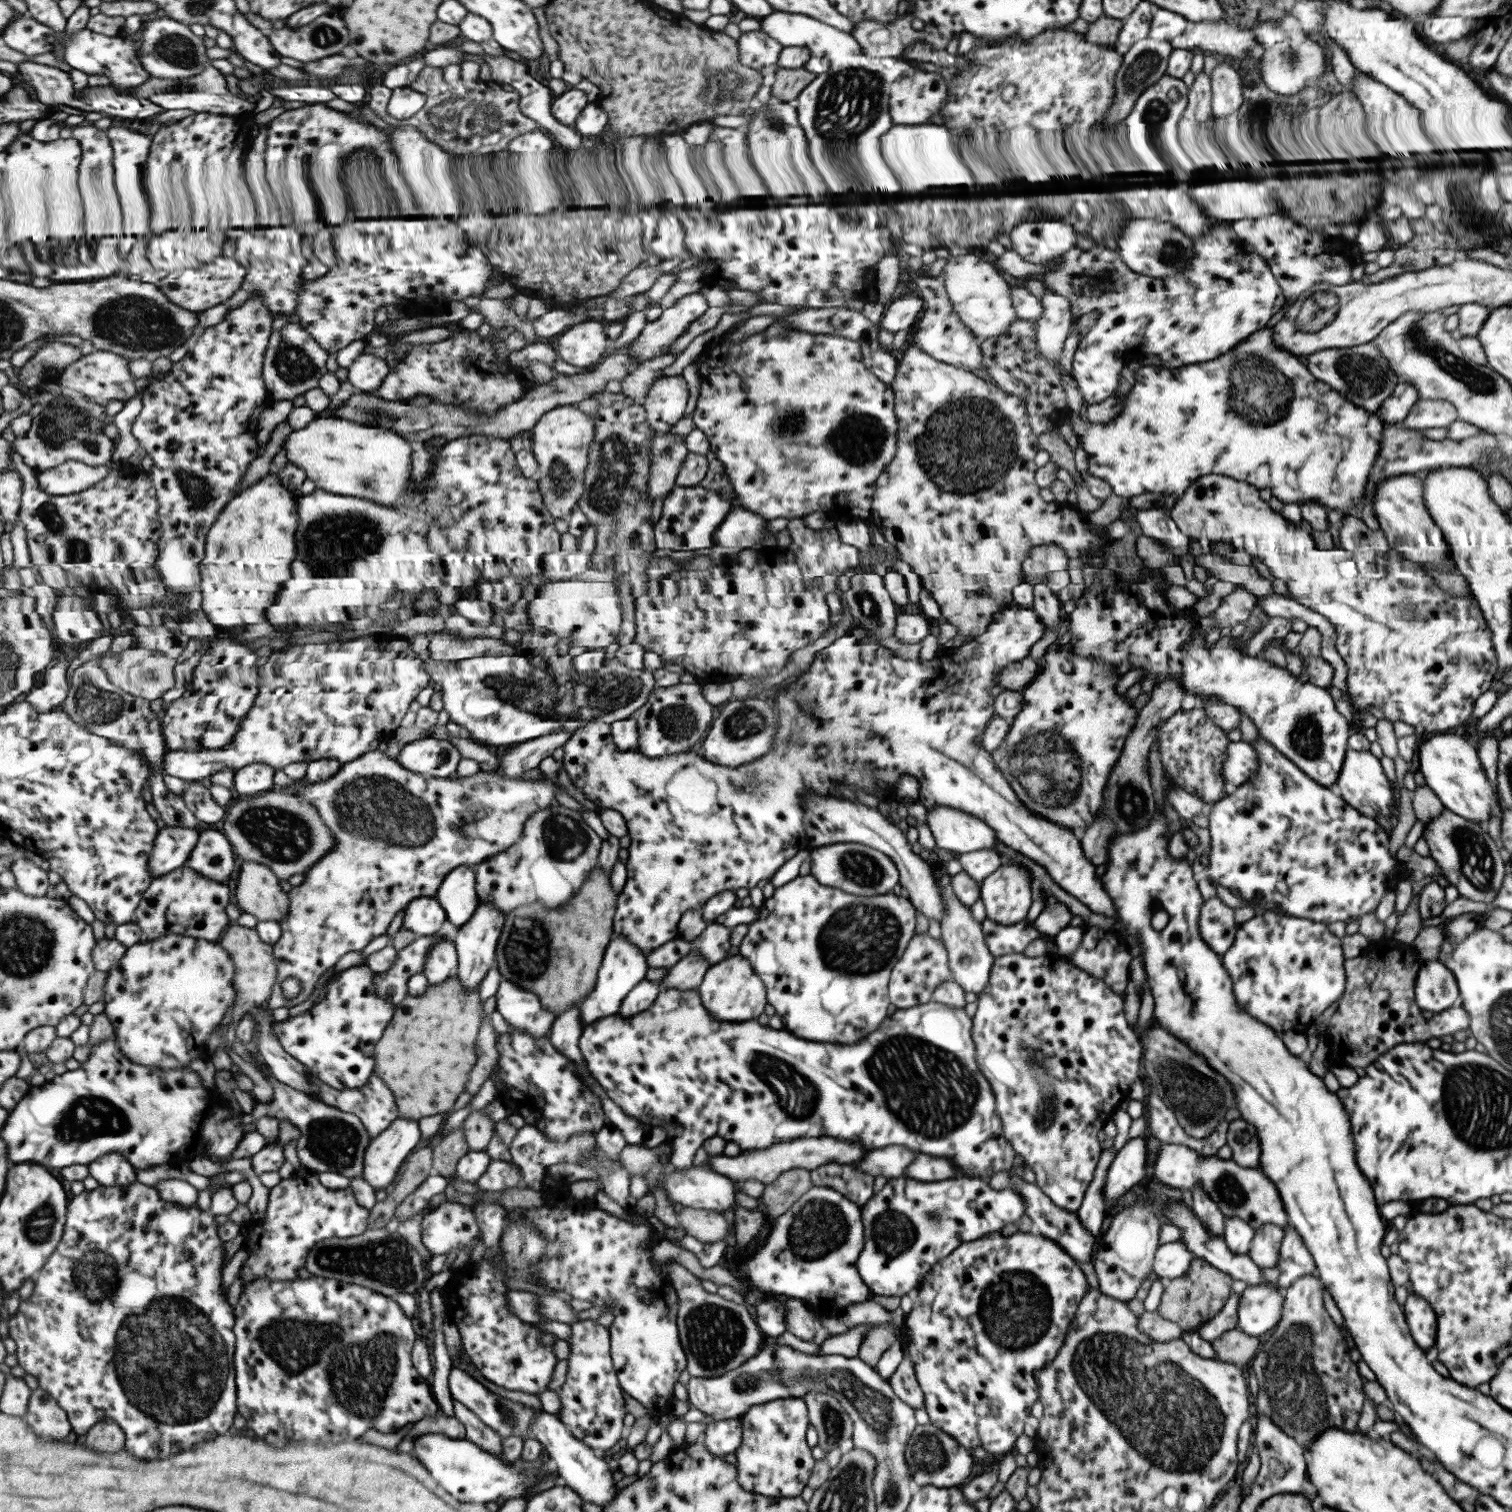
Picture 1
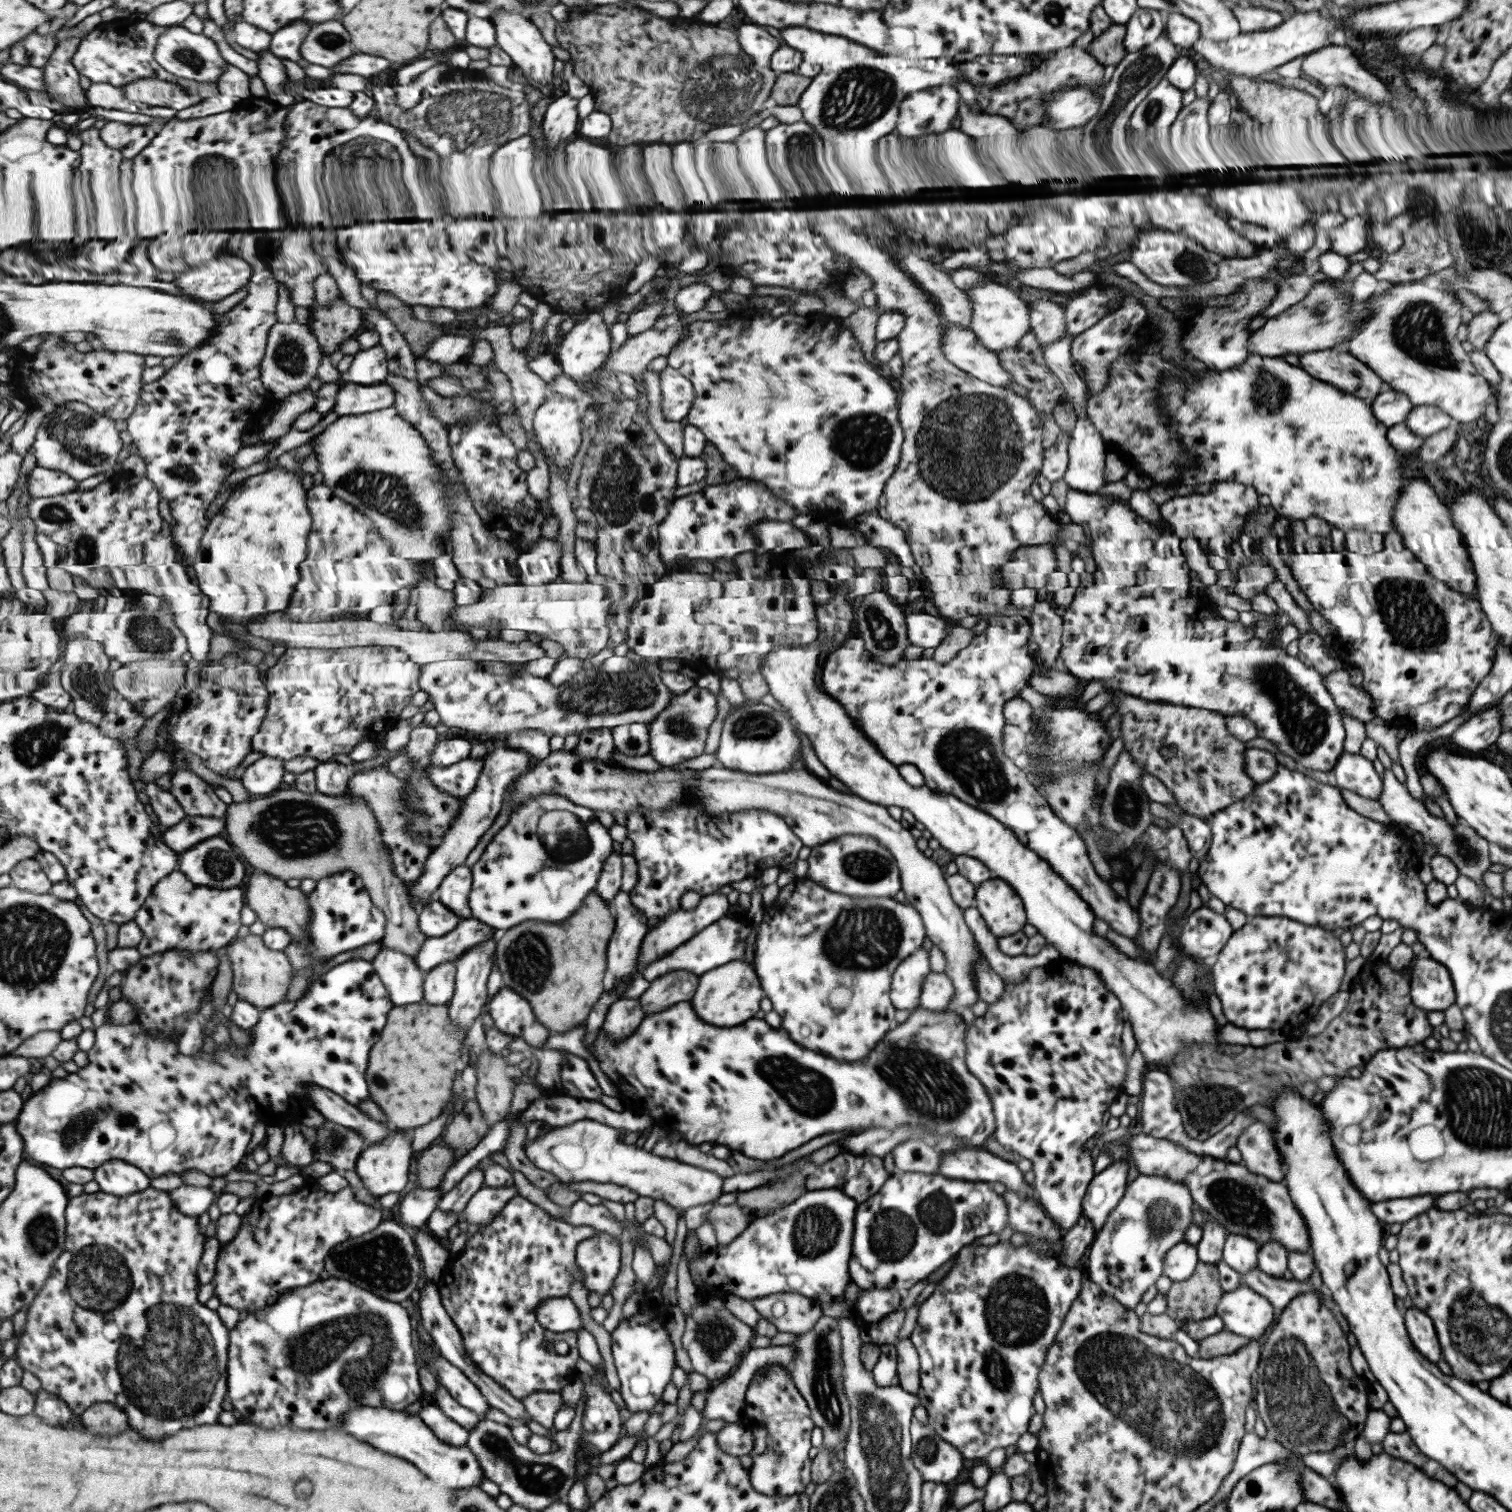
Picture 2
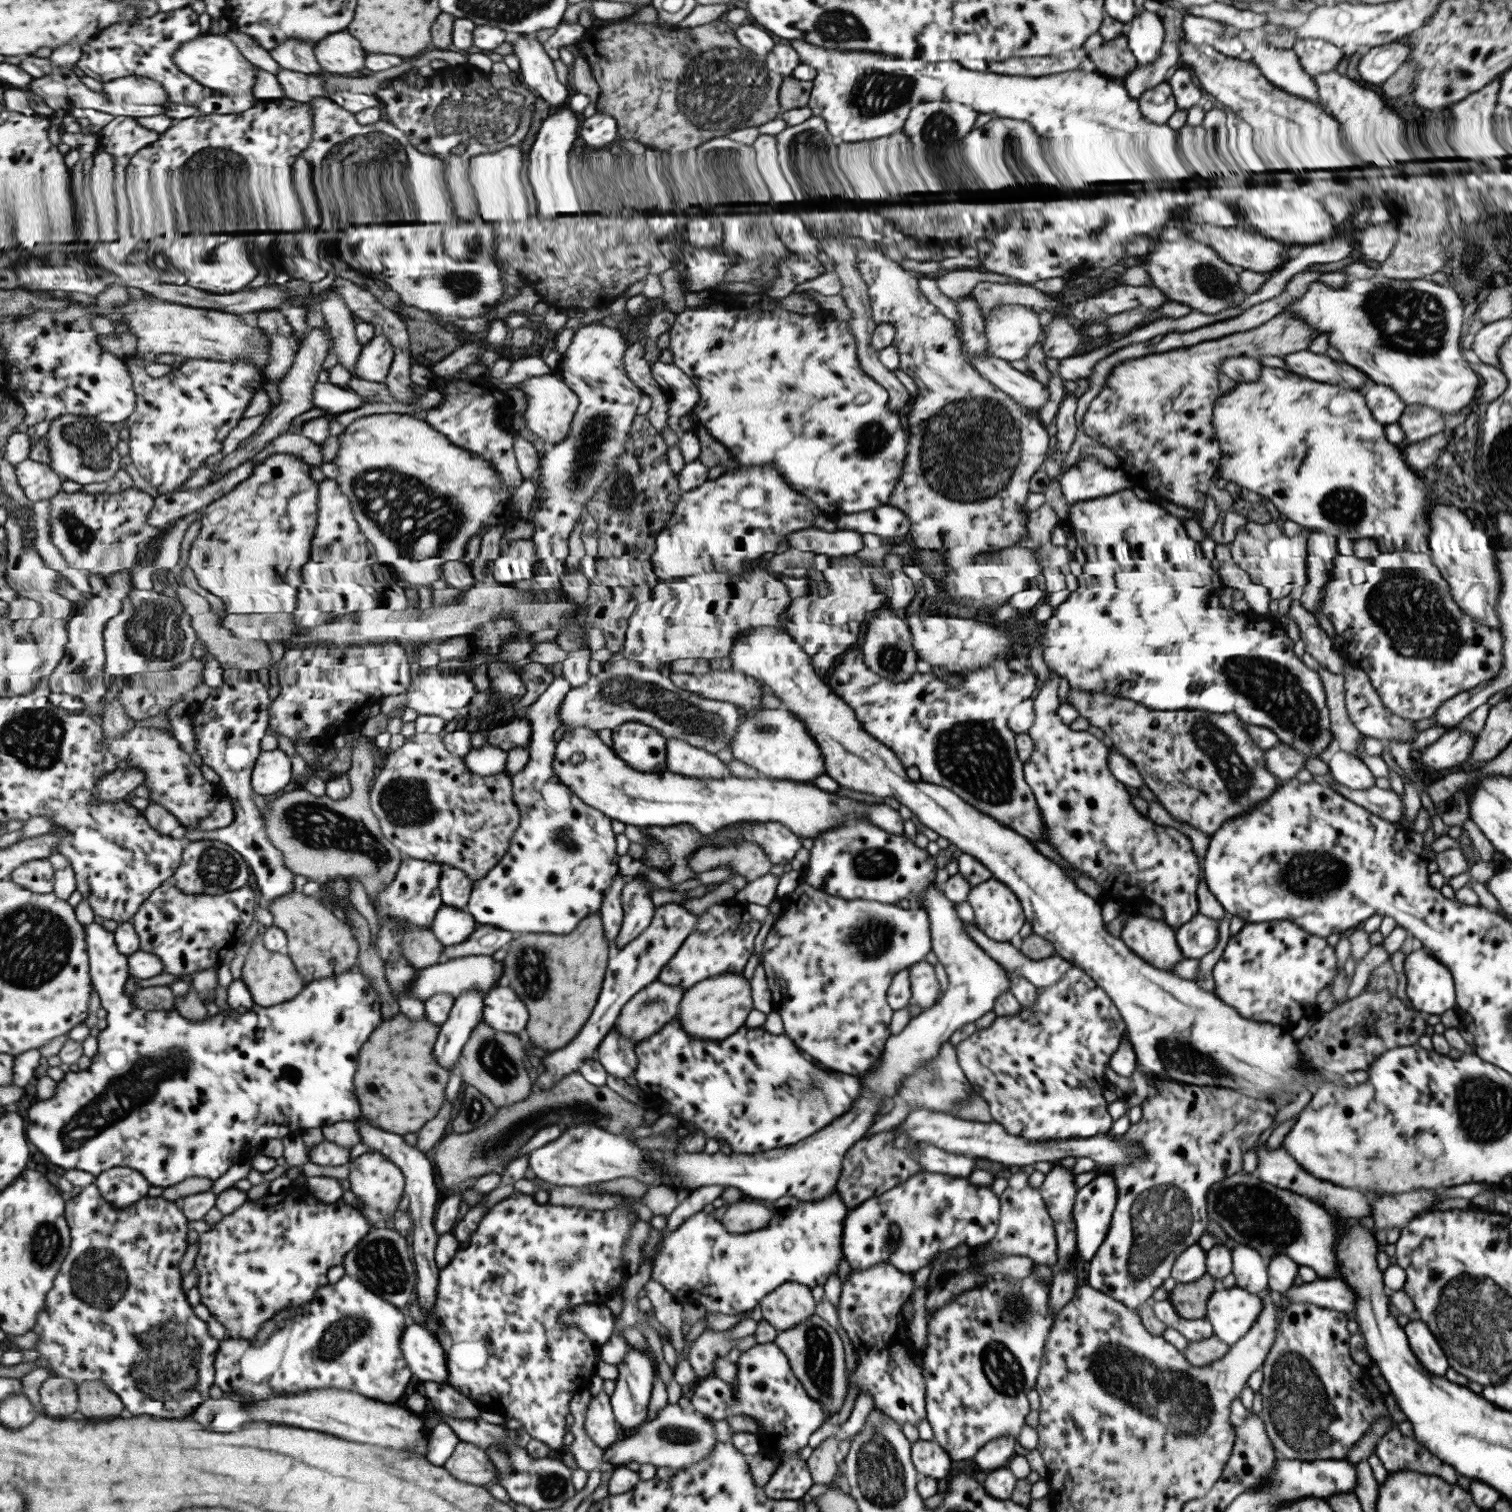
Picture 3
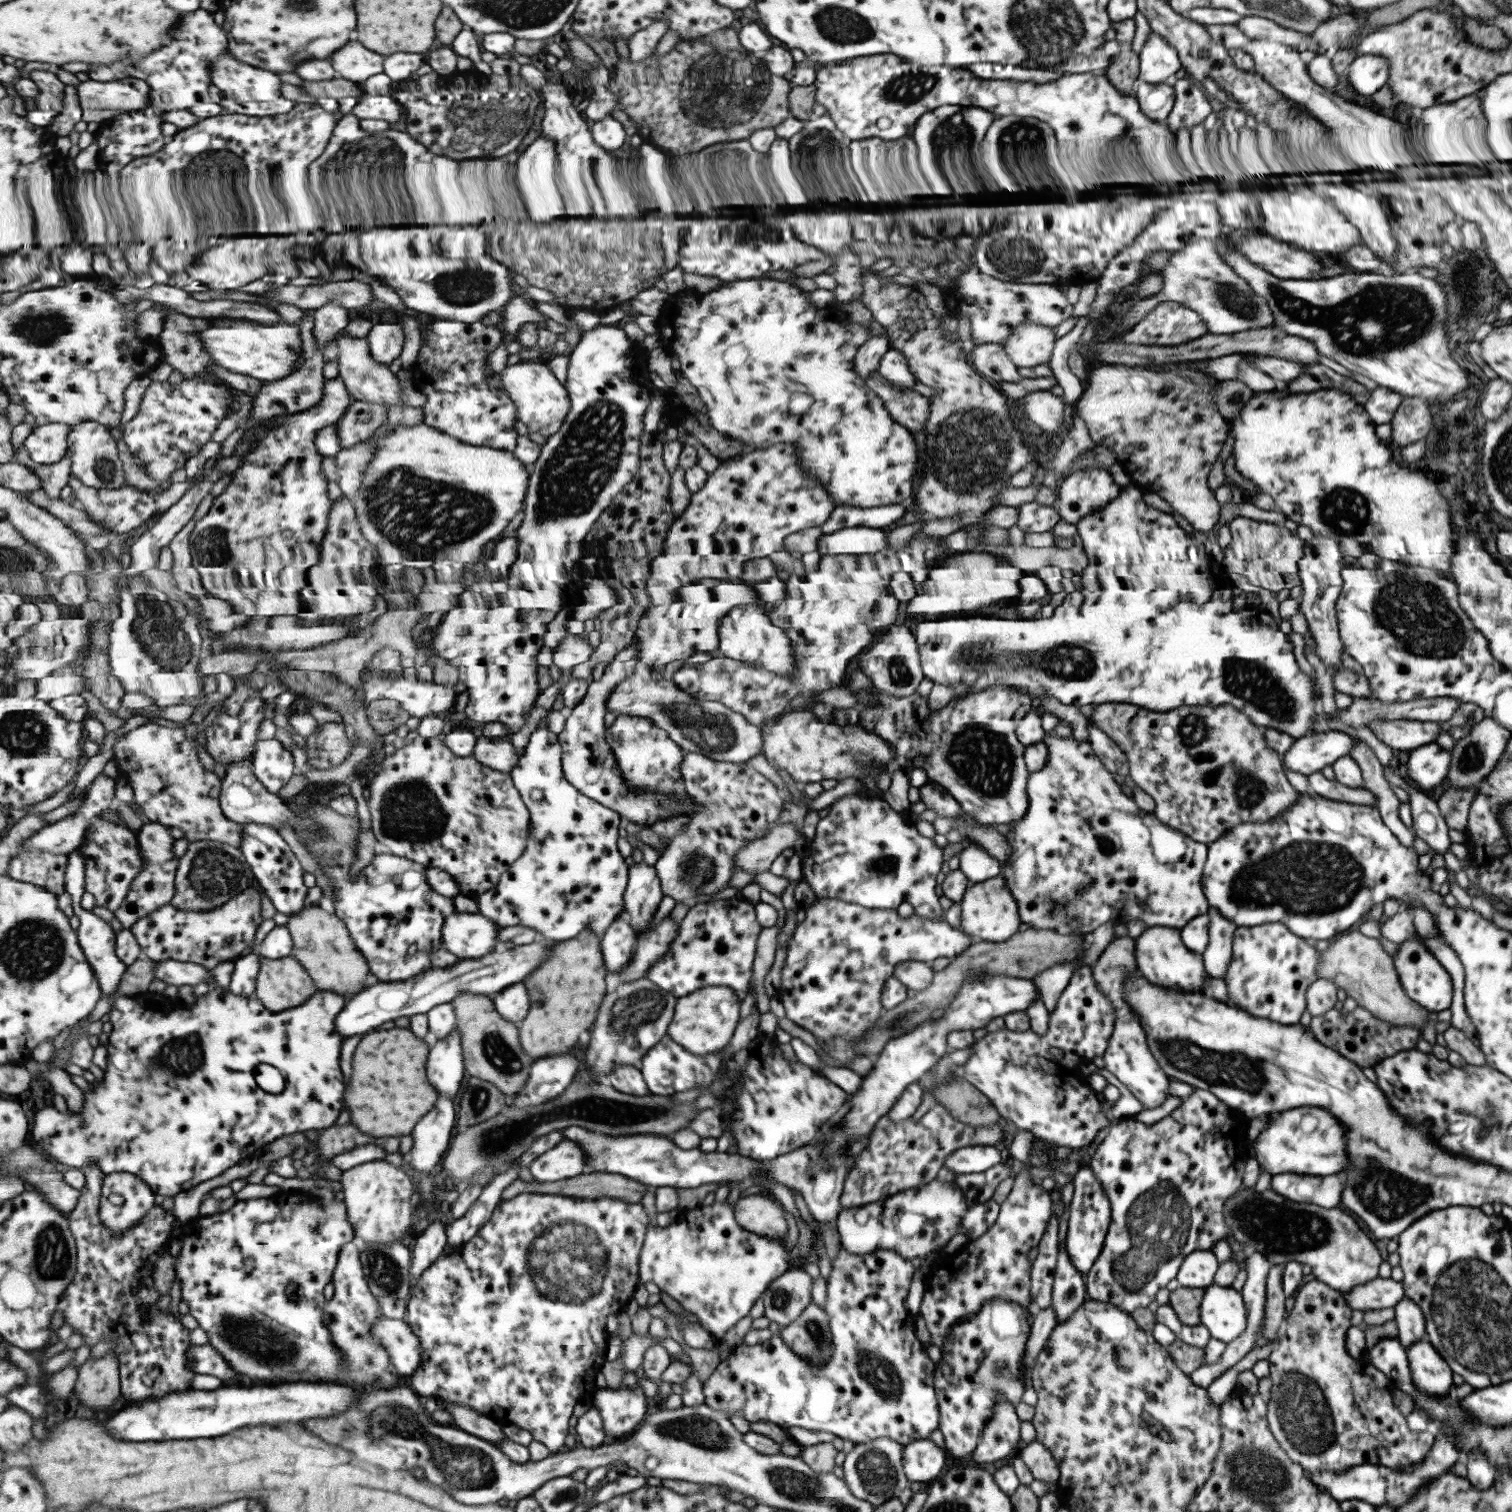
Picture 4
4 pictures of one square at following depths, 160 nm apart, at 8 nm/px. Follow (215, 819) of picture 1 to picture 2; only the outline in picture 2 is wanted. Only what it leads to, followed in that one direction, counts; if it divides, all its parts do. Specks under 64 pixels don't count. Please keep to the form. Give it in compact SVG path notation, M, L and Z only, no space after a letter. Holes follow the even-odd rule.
M185 763L176 766L176 770L169 772L172 774L172 787L169 790L175 795L175 800L183 806L187 816L201 818L224 818L227 815L228 805L215 794L215 785L206 782L189 770Z

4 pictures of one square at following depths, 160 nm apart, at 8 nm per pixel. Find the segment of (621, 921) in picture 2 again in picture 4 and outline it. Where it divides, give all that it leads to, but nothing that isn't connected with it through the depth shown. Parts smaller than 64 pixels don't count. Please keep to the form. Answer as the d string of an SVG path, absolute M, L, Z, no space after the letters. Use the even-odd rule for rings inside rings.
M643 861L628 867L626 892L622 895L625 917L633 931L644 928L662 902L662 885L656 868Z

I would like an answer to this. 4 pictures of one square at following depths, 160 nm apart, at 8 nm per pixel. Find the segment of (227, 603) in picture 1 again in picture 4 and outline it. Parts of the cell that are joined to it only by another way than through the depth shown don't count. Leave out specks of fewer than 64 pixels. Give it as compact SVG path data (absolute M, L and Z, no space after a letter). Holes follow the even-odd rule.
M339 374L326 381L324 399L317 406L295 414L274 416L271 419L276 419L277 424L257 441L247 456L239 456L244 465L233 473L233 482L227 490L213 498L210 510L197 521L192 532L193 566L200 572L203 588L209 595L230 602L235 611L249 617L299 614L302 589L308 585L307 570L322 559L322 542L330 527L333 504L327 492L330 474L323 470L324 456L319 452L316 436L326 426L337 426L353 401Z

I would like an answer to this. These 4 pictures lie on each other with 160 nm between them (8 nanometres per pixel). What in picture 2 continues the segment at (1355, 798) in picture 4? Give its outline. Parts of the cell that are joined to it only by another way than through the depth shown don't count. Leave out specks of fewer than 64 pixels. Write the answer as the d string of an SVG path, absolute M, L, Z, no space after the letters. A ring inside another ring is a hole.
M1385 769L1382 776L1382 791L1377 802L1381 806L1384 813L1391 818L1392 824L1402 823L1409 829L1415 832L1416 837L1424 844L1434 846L1434 851L1439 856L1444 856L1453 862L1457 867L1458 874L1470 878L1477 886L1482 894L1481 905L1484 908L1491 909L1503 913L1502 900L1494 898L1490 894L1486 894L1482 888L1483 873L1489 870L1491 862L1489 861L1489 843L1484 838L1481 838L1464 820L1457 818L1455 825L1452 827L1447 823L1447 820L1435 818L1431 816L1425 809L1425 806L1419 800L1412 798L1407 792L1405 785L1396 779L1392 770Z

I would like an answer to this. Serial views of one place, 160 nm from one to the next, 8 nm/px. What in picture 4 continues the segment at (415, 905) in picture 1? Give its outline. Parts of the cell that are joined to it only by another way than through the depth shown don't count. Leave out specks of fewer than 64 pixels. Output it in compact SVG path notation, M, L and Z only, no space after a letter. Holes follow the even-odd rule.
M453 911L451 916L446 918L446 923L442 928L444 948L455 953L460 959L481 958L502 949L501 940L498 940L498 932L501 927L503 926L499 926L483 913Z

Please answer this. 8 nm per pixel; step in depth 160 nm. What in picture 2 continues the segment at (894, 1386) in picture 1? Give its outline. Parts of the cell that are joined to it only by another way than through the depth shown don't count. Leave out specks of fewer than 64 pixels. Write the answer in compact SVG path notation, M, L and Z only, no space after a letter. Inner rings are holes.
M909 1338L899 1339L896 1348L896 1378L905 1392L916 1395L919 1388L918 1354Z

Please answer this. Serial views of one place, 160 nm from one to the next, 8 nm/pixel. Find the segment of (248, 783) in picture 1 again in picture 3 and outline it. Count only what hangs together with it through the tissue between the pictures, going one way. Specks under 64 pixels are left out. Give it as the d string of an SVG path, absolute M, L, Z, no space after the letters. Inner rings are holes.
M263 750L255 765L252 785L260 795L277 794L291 780L291 757L283 750Z

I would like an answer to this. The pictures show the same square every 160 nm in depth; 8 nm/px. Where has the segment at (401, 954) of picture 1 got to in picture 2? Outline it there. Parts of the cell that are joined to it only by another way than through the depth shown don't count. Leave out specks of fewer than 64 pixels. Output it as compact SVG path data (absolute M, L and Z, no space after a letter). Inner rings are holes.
M473 917L462 919L454 931L442 937L429 937L414 959L417 966L428 973L444 962L456 962L461 955L475 950L477 944L483 944L493 937L498 937L499 940L500 934L500 930L482 920Z

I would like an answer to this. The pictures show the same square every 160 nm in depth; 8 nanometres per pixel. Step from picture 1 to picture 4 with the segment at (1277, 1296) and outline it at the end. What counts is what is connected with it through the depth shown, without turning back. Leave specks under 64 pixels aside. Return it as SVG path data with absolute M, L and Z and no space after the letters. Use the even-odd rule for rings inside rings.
M1208 1286L1203 1292L1199 1305L1199 1316L1200 1323L1208 1330L1210 1338L1215 1338L1215 1340L1225 1343L1230 1343L1238 1338L1245 1330L1247 1322L1246 1308L1241 1294L1230 1286Z

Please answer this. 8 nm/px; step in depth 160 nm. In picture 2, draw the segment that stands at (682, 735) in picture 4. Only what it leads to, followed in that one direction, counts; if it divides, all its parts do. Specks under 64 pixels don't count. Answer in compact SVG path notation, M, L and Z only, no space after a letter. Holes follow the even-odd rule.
M615 655L605 658L599 664L599 668L588 667L582 674L577 675L576 679L563 686L553 686L548 678L539 678L529 672L493 674L487 672L485 664L471 659L441 661L423 666L419 686L423 692L427 692L428 699L433 702L434 709L441 715L443 724L476 733L489 745L507 739L511 733L532 729L541 730L551 738L559 736L564 739L574 733L580 734L582 731L599 728L611 730L631 723L648 725L675 698L657 674L639 669L625 656Z

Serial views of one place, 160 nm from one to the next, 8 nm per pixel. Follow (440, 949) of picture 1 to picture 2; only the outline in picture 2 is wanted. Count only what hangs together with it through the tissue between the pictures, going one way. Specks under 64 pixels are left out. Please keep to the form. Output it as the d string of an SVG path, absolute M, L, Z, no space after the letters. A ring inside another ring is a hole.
M444 962L430 970L424 979L425 1000L431 1004L449 1004L456 991L456 963Z

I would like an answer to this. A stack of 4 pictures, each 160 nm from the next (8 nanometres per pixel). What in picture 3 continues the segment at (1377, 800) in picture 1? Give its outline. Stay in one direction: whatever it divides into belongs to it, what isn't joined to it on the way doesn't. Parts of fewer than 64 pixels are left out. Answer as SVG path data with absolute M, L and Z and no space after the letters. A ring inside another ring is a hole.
M1337 750L1326 765L1333 779L1349 790L1365 790L1375 784L1375 777L1359 757Z

